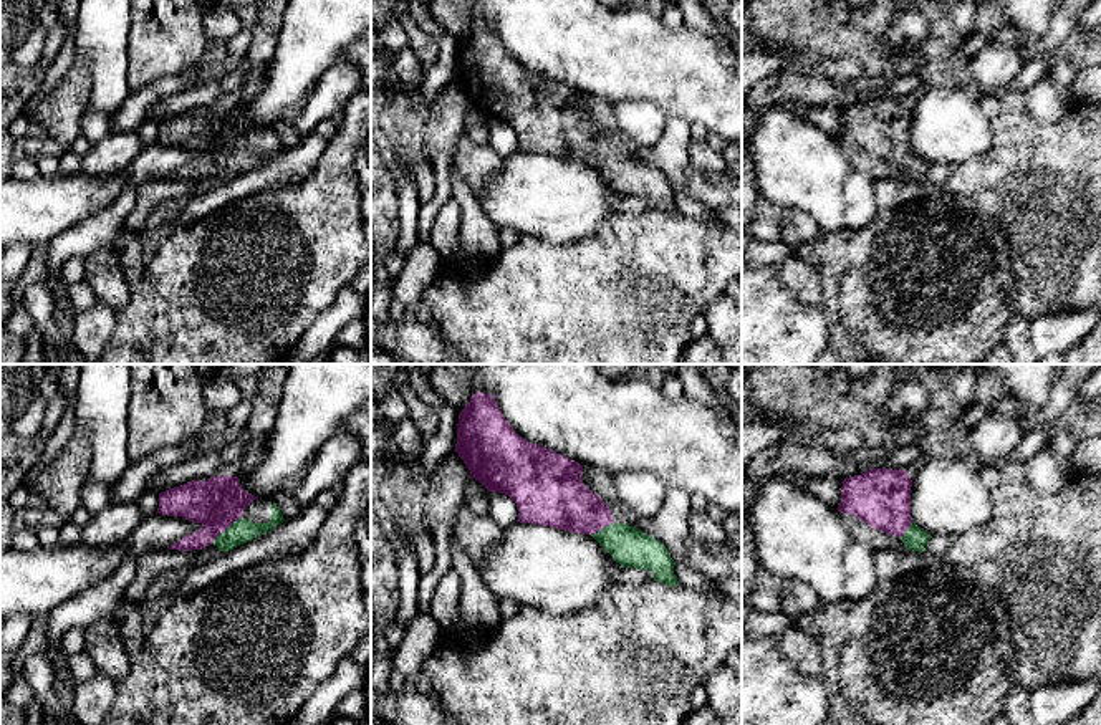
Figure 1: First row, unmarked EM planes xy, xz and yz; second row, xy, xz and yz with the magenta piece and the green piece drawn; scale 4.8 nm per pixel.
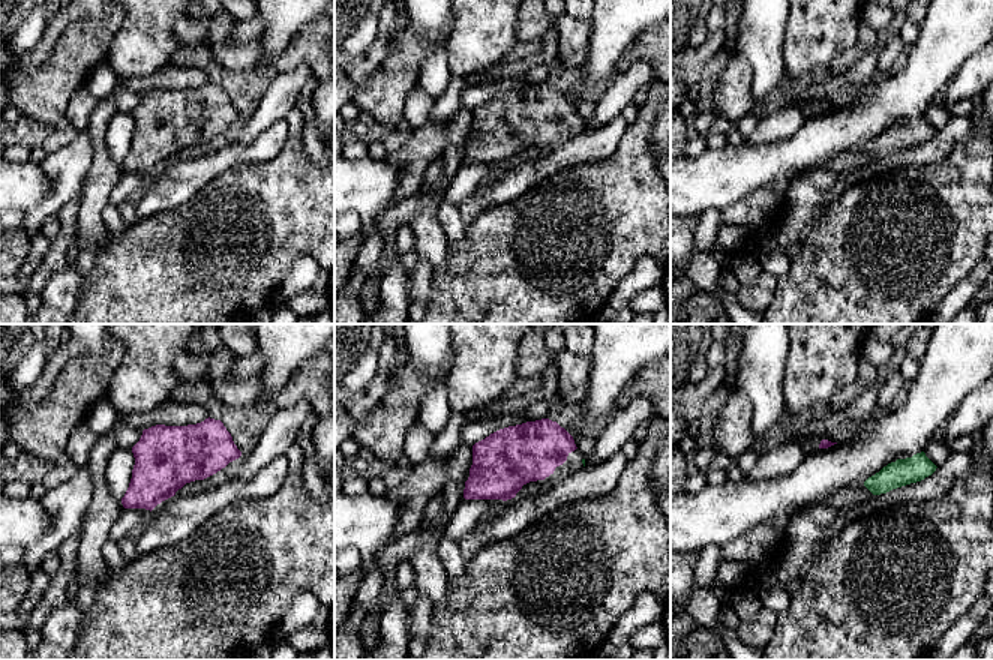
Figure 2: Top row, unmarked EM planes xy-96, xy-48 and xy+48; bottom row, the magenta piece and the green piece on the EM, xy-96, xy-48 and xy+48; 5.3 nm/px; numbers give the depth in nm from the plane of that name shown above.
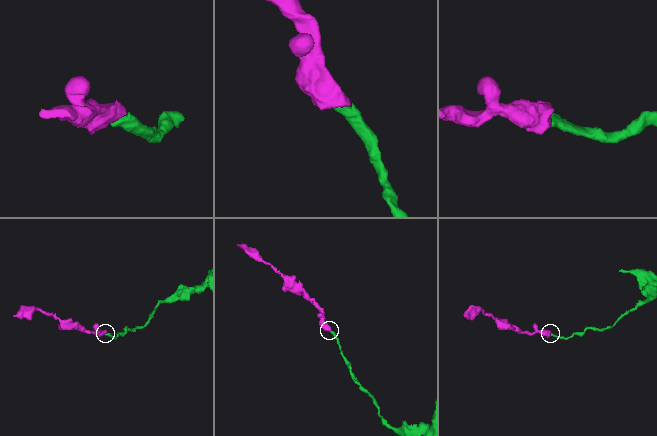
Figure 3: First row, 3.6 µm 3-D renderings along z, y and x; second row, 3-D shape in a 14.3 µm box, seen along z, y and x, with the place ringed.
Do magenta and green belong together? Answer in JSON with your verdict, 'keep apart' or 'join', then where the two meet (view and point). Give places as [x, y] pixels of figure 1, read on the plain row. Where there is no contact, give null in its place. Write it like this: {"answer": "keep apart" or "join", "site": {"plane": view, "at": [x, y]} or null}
{"answer": "join", "site": {"plane": "xy", "at": [227, 156]}}

